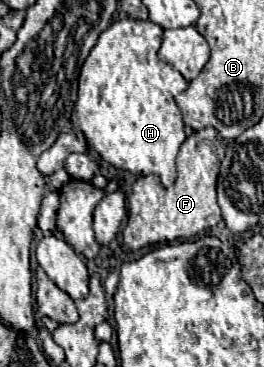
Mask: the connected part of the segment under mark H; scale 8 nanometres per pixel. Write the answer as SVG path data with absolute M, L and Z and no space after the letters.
M126 18L112 22L100 34L96 46L82 66L72 121L84 132L88 144L100 154L100 158L112 164L116 170L132 172L138 176L156 174L162 186L172 186L176 180L176 154L184 142L184 122L174 96L184 92L188 82L180 72L172 70L170 64L158 60L160 44L162 28L150 20Z

